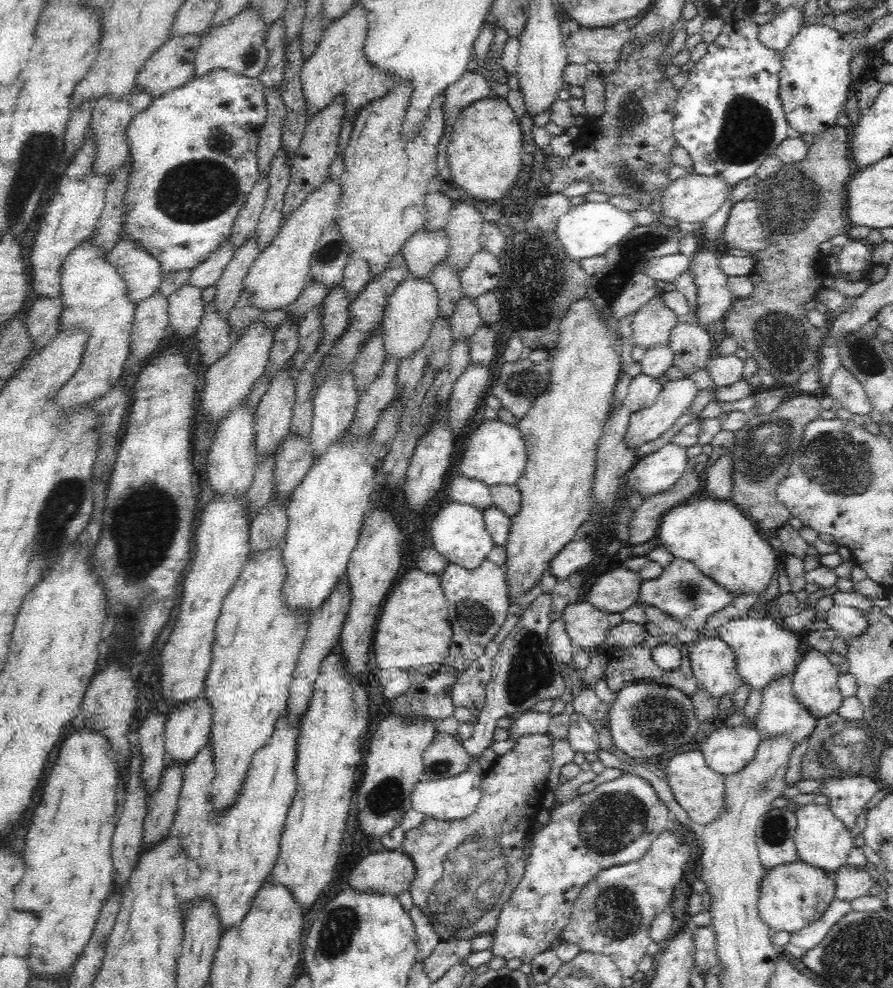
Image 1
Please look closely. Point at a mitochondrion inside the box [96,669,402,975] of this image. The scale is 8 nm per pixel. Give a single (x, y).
(334, 932)

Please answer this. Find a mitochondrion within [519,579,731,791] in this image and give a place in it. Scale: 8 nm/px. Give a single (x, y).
(661, 720)

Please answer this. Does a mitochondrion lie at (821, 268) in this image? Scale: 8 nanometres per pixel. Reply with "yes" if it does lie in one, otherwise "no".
no

